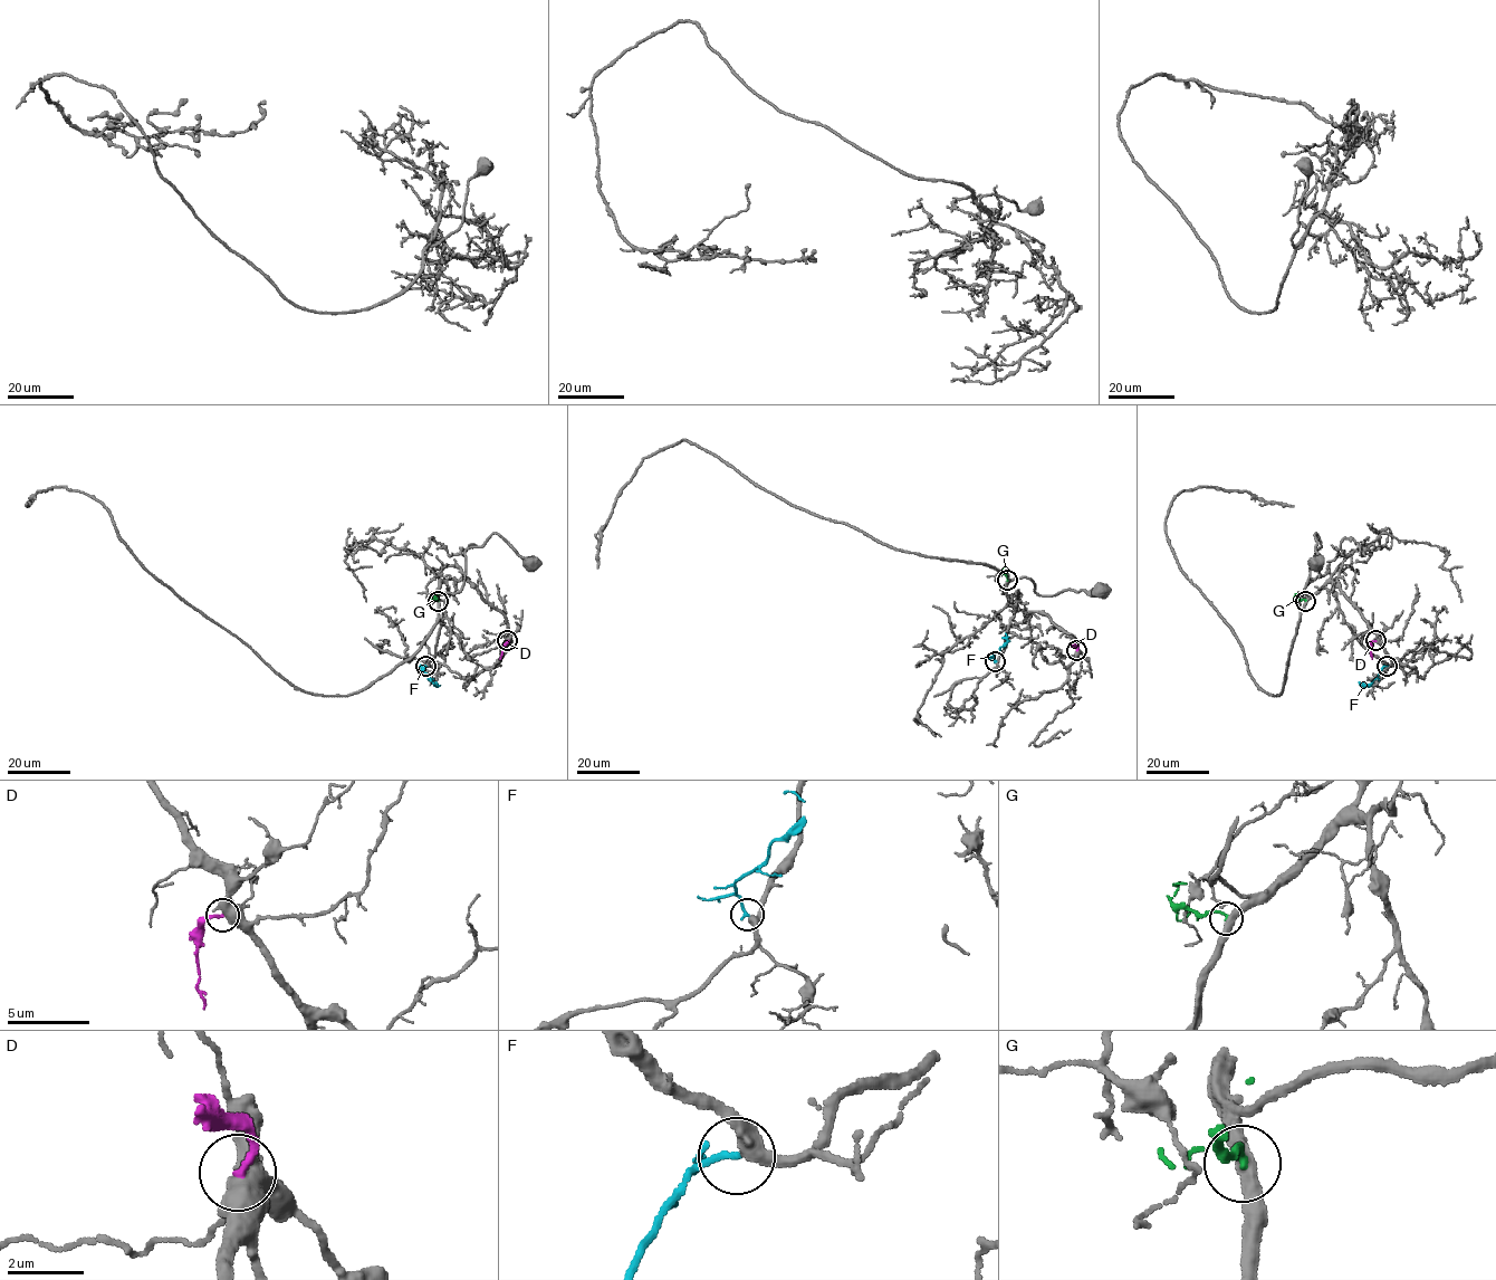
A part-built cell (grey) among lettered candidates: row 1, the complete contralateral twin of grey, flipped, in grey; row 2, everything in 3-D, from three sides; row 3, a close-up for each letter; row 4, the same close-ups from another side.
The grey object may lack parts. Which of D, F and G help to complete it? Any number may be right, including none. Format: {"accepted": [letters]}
{"accepted": ["F"]}

